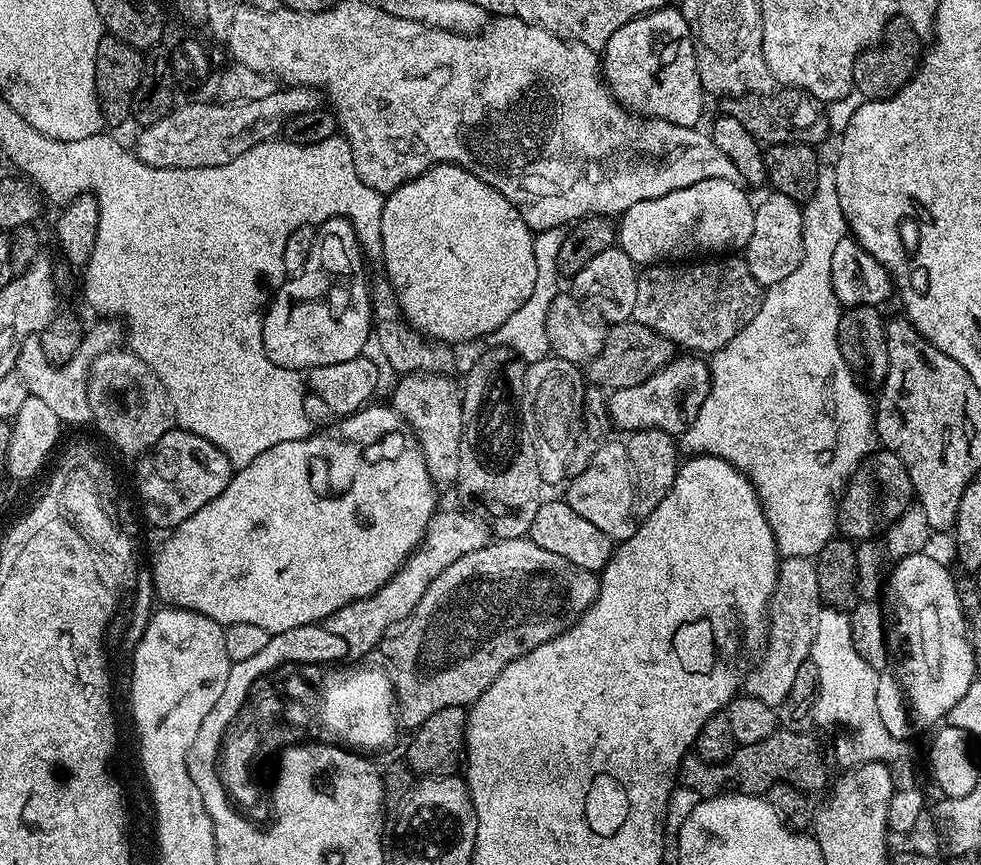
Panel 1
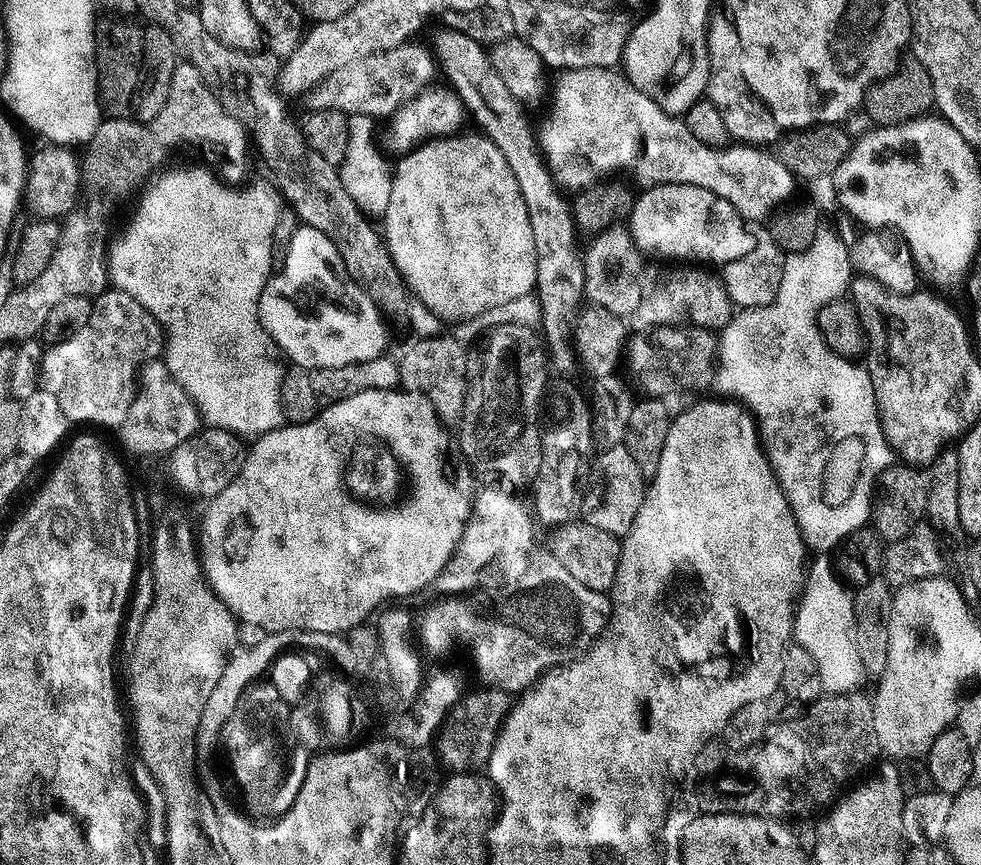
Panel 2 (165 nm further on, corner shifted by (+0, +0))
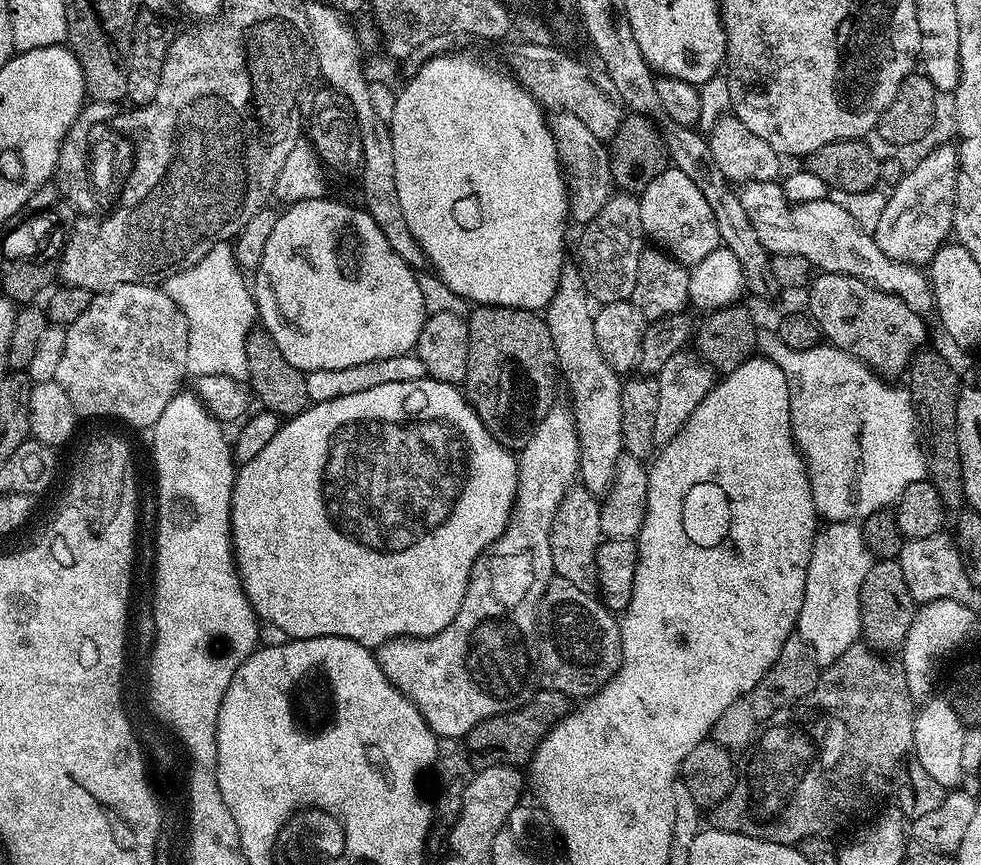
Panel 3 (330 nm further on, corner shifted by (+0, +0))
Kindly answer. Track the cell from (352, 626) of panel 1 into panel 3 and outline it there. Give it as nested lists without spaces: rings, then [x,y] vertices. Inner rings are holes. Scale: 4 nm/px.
[[[554,406],[548,411],[546,418],[542,418],[537,424],[527,444],[519,449],[520,486],[516,490],[512,519],[508,521],[508,527],[500,538],[475,560],[467,582],[466,594],[454,620],[446,626],[446,630],[433,636],[388,640],[375,651],[376,662],[382,675],[403,696],[410,698],[414,706],[418,706],[437,738],[460,740],[467,737],[468,732],[478,726],[478,722],[494,718],[498,714],[516,712],[528,704],[538,691],[540,649],[536,618],[541,596],[554,578],[550,554],[552,523],[568,489],[577,483],[580,470],[580,443],[576,437],[576,419],[572,417],[571,407],[560,407]],[[472,604],[474,612],[484,612],[484,618],[490,628],[462,628],[462,620],[466,620],[468,624],[472,616]]]

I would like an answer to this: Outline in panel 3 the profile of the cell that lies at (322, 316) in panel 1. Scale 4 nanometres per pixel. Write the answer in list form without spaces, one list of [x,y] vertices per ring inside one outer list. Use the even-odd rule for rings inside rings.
[[[325,198],[322,200],[299,200],[296,204],[289,204],[277,215],[274,230],[270,230],[270,238],[266,238],[266,250],[262,250],[262,262],[254,269],[254,299],[259,323],[264,323],[263,331],[278,346],[282,358],[290,362],[299,372],[305,374],[314,370],[343,370],[346,366],[358,366],[362,362],[378,362],[382,358],[409,355],[418,342],[418,334],[422,334],[422,326],[426,319],[424,312],[424,292],[420,289],[417,273],[390,247],[386,242],[386,234],[378,230],[378,222],[363,207],[351,208],[348,204],[339,204],[336,200]]]

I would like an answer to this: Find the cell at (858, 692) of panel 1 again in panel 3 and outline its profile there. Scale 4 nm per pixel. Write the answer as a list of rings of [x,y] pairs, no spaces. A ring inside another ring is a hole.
[[[837,520],[825,523],[817,531],[812,543],[810,566],[806,570],[802,610],[796,624],[812,641],[820,660],[830,661],[834,656],[846,654],[846,650],[861,639],[860,591],[873,562],[872,552],[864,541],[864,529],[859,523]]]

